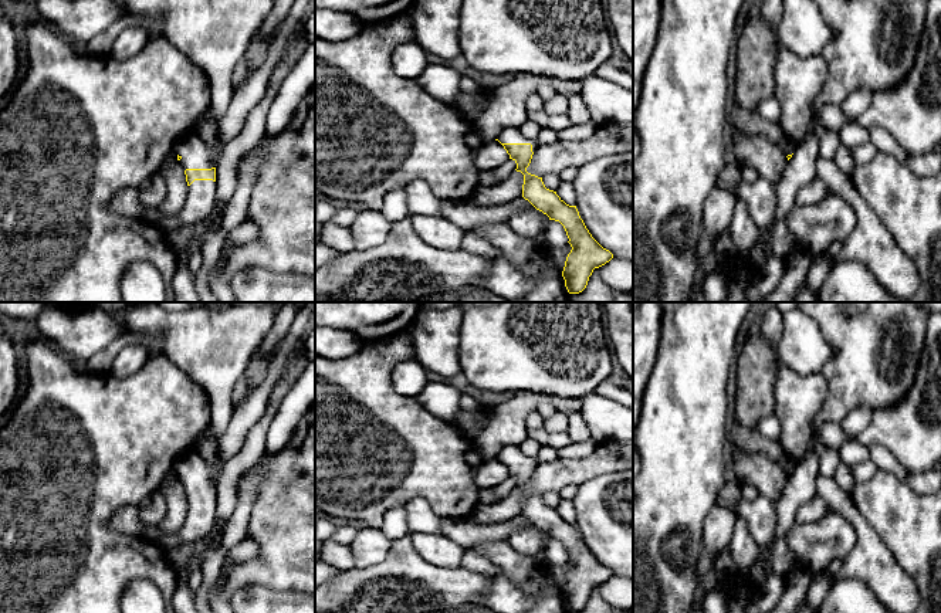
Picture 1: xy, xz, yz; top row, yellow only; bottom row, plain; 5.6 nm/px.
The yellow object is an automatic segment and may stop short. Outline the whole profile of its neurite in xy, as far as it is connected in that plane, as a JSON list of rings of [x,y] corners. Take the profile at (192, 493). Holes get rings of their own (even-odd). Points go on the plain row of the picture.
[[[187,448],[176,458],[173,468],[187,499],[187,515],[182,528],[172,535],[163,535],[156,525],[141,524],[141,535],[166,553],[175,546],[202,539],[216,521],[217,478],[209,464],[196,451]]]

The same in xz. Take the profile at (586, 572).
[[[514,444],[504,447],[495,458],[517,481],[515,488],[524,492],[522,515],[546,532],[549,538],[563,543],[572,568],[566,575],[562,595],[569,612],[582,610],[593,587],[609,580],[613,572],[592,555],[576,524],[566,522],[556,509],[545,505],[542,495],[527,490],[532,473],[539,464],[536,458],[525,455],[519,446]]]

